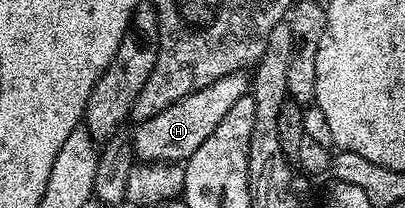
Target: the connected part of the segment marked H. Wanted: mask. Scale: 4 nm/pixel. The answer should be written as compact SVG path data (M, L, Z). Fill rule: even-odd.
M240 71L230 73L213 83L209 87L201 87L165 107L157 115L149 119L138 122L133 129L133 148L135 156L139 161L173 161L176 163L186 162L188 157L213 135L213 130L217 128L217 123L225 119L225 114L229 112L233 103L237 99L248 96L249 77L246 72Z

